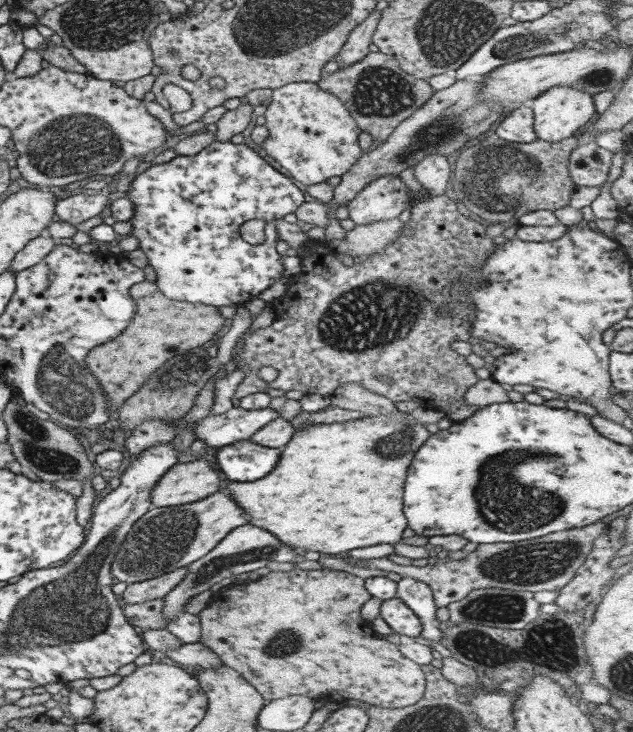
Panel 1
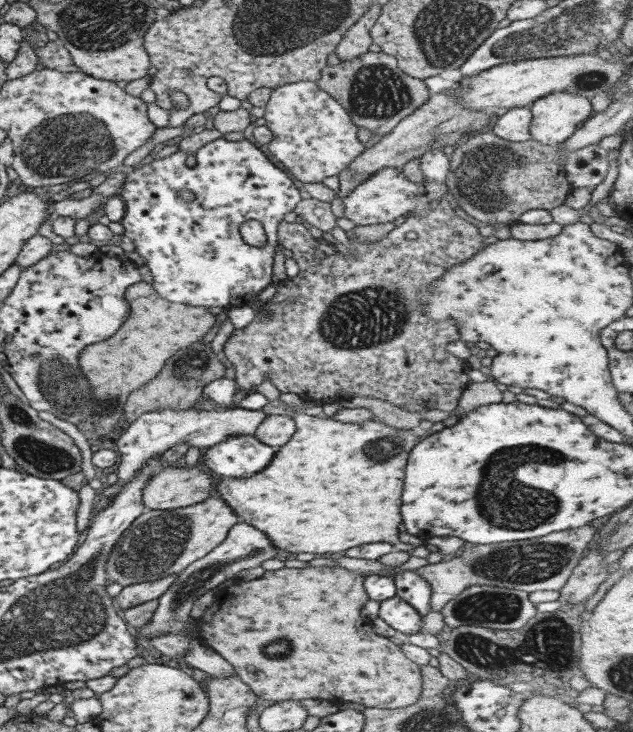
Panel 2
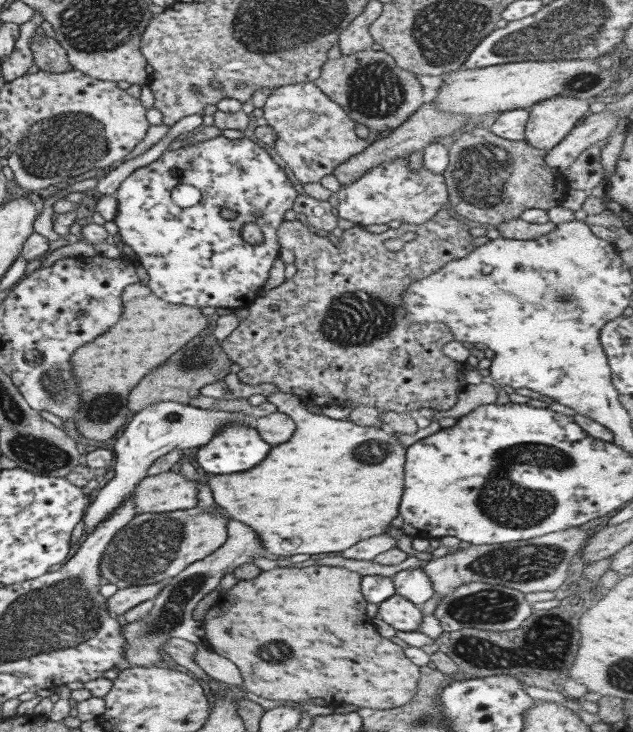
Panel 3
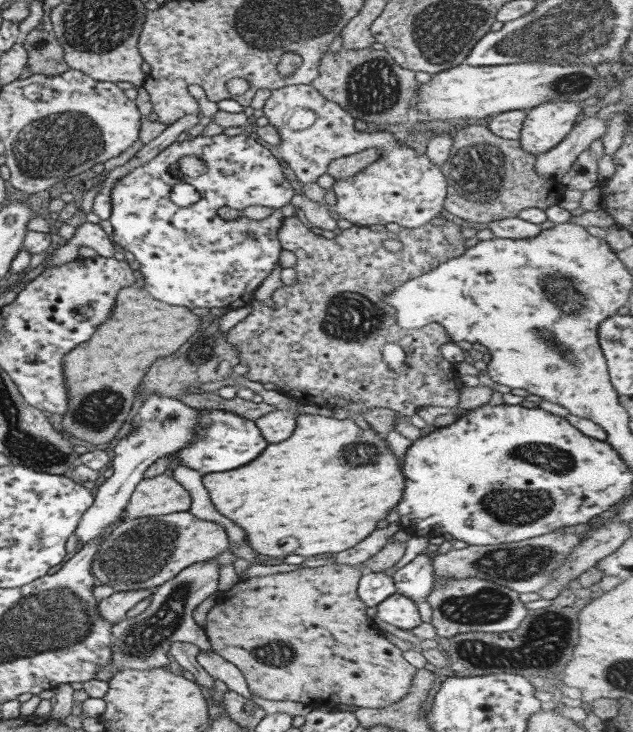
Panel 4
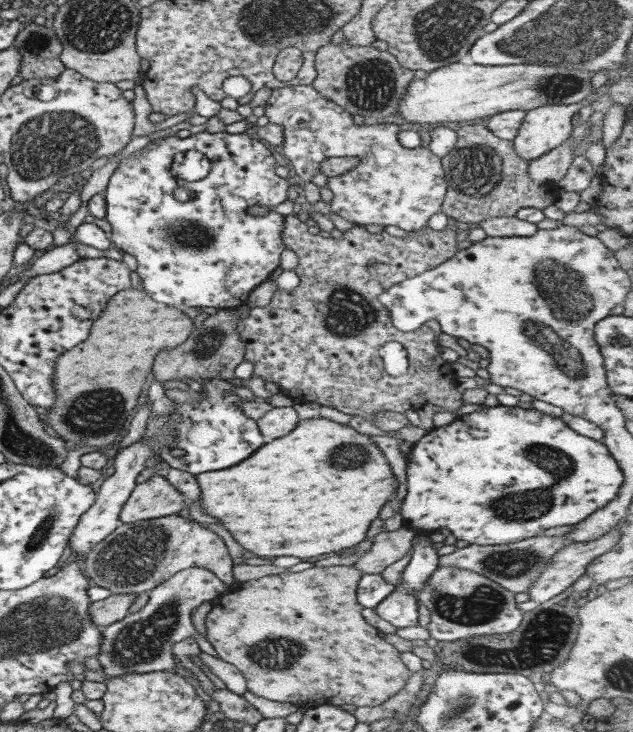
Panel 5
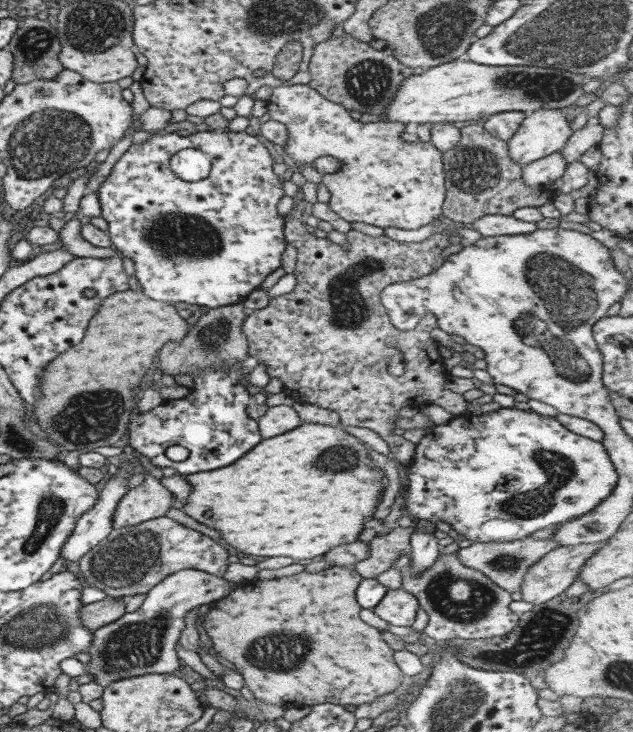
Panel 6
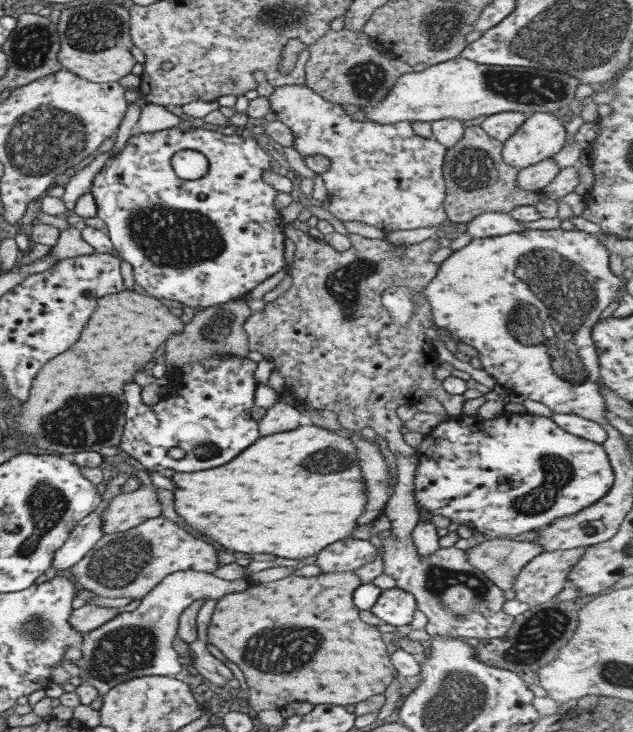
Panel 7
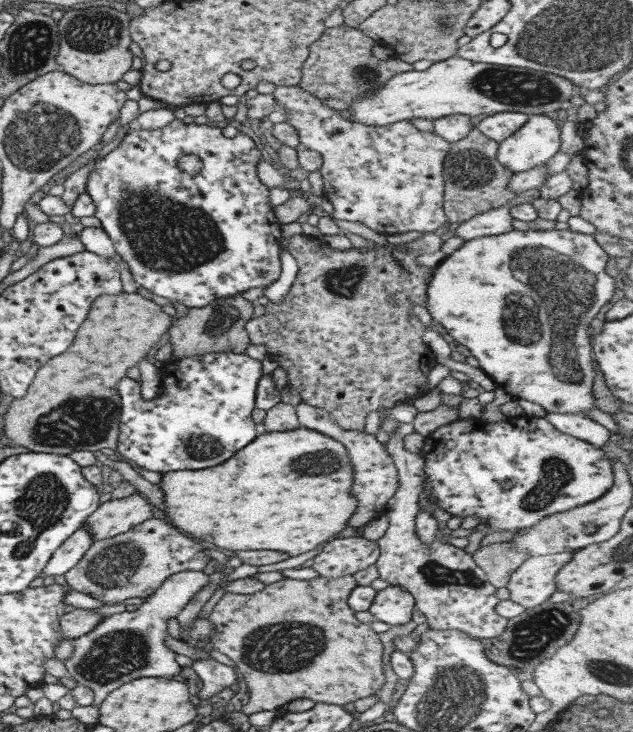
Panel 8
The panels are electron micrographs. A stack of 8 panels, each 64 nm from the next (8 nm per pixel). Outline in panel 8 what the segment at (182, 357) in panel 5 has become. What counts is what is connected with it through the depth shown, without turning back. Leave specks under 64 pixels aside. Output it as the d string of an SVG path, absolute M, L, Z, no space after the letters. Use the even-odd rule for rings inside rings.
M237 294L211 302L202 308L189 309L183 317L175 317L169 332L172 336L169 338L173 350L172 360L206 353L244 353L247 345L251 344L245 324L253 318L252 314L254 314L252 301Z

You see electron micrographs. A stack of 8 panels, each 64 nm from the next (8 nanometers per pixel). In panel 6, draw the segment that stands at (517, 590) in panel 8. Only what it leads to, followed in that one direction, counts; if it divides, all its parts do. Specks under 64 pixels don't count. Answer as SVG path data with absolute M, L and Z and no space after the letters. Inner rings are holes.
M596 542L594 544L578 544L576 546L558 546L554 550L551 550L547 555L544 555L542 559L535 562L535 565L532 565L527 575L524 576L519 590L520 593L522 593L522 600L532 603L532 605L543 604L563 594L568 586L578 580L581 566L584 565L604 543L605 542Z

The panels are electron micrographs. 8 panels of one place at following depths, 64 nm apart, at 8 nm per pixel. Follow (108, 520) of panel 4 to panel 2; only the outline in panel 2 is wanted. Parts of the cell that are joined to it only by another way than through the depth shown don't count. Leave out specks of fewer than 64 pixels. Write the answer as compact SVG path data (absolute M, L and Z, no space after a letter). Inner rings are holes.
M166 407L161 411L145 412L131 422L128 429L121 434L120 438L114 442L119 462L117 467L118 480L115 484L104 488L103 495L100 495L98 504L94 506L94 514L98 514L104 506L108 506L115 494L127 483L130 482L139 470L147 463L147 460L154 458L157 454L163 454L178 444L187 442L188 446L211 447L220 441L225 441L232 435L254 435L257 426L261 424L268 414L261 410L248 410L234 407L226 410L199 411L194 407L181 411Z

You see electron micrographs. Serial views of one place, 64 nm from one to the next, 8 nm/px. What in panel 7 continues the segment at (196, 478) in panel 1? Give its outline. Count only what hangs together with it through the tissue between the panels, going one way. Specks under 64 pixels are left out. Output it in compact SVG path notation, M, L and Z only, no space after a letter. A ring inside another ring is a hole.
M136 469L142 485L133 492L120 493L109 500L101 514L104 534L124 532L142 522L161 516L162 507L149 471Z

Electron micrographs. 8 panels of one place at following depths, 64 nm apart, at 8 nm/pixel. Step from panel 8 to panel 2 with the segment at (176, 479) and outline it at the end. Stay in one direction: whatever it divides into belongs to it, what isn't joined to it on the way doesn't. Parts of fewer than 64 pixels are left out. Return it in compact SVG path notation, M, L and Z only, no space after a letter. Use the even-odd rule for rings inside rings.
M281 393L279 400L282 401L284 405L295 406L295 408L297 408L293 414L293 419L297 426L295 433L286 444L283 444L274 453L272 460L269 462L270 466L266 466L266 468L262 469L259 473L246 478L220 478L216 481L215 494L219 495L219 497L234 511L234 514L238 515L240 520L266 534L278 550L292 552L294 556L300 554L300 552L310 552L310 554L328 556L331 553L342 552L342 550L346 551L353 546L360 546L360 544L366 543L370 544L370 542L390 542L392 545L398 543L398 525L403 522L401 517L402 501L400 500L400 496L402 496L402 480L404 480L405 477L405 468L408 464L409 452L414 448L415 444L421 441L421 430L419 428L411 428L410 430L406 428L394 428L375 418L373 420L367 420L366 422L340 422L332 417L324 416L319 412L306 411L302 405L302 397L293 393Z

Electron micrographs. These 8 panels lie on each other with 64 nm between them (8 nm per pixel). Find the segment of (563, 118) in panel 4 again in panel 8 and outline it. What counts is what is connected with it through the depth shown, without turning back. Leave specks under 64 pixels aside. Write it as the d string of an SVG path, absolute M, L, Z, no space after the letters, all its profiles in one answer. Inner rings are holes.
M532 115L530 119L498 146L498 163L512 172L544 165L560 150L561 129L550 116Z

